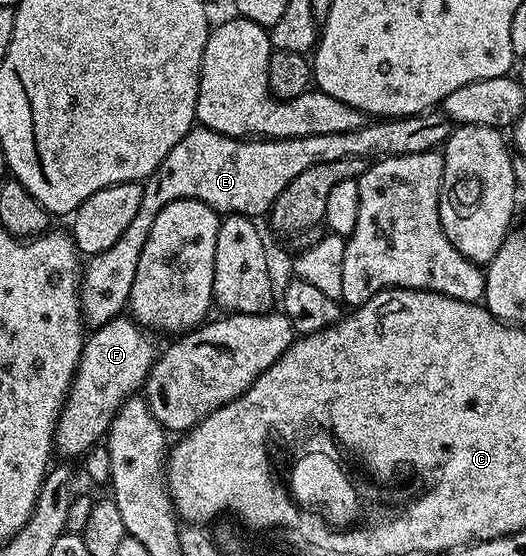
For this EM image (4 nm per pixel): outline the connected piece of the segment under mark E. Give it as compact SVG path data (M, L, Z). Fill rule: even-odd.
M433 108L422 114L409 114L406 118L386 118L370 120L362 128L350 132L326 132L322 136L302 136L301 138L231 138L213 130L194 128L170 152L166 152L166 160L154 168L149 178L145 178L142 185L142 204L138 204L138 213L122 236L106 252L91 255L83 263L80 276L80 313L89 327L95 328L106 324L110 320L121 317L128 306L130 288L134 288L134 272L138 272L138 260L142 257L142 248L146 248L146 236L150 236L150 228L154 224L154 216L166 208L166 204L174 204L174 200L196 198L206 204L211 210L223 216L226 214L245 214L247 218L259 219L259 214L267 215L271 211L274 200L298 176L306 172L314 164L330 164L334 160L347 158L366 158L369 160L393 158L403 154L417 154L443 147L448 141L449 134L454 129L453 123L448 121L443 109Z

